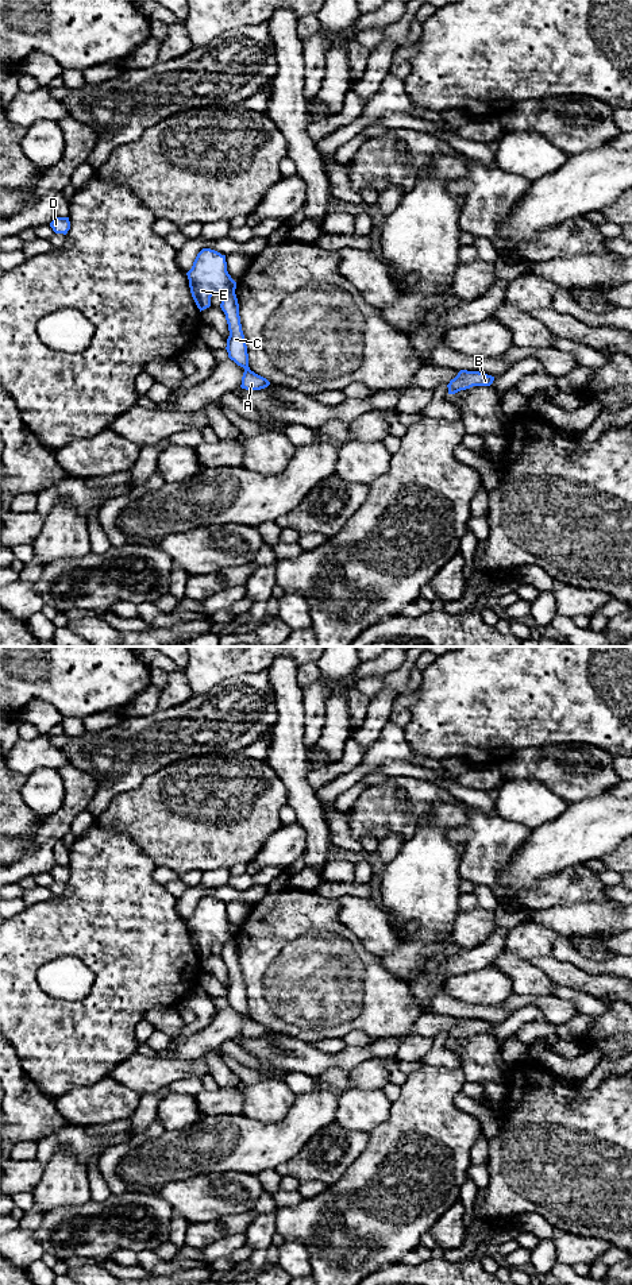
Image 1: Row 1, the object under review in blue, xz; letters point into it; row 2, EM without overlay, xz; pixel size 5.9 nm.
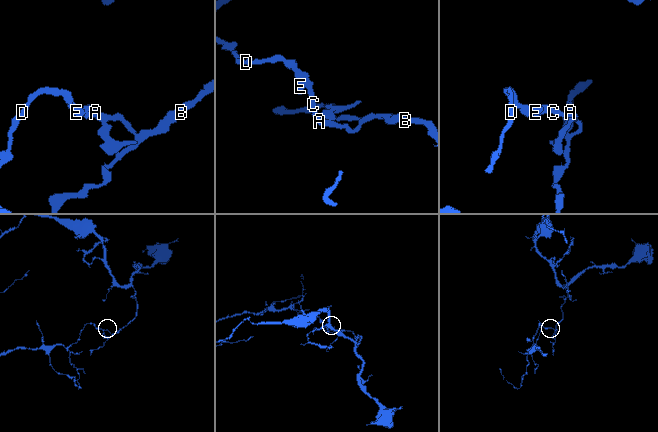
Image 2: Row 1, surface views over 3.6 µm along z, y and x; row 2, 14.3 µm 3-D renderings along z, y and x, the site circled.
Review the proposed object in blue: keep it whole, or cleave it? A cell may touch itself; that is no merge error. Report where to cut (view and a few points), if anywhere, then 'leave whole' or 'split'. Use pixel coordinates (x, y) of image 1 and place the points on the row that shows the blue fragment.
xz (234, 292), (222, 296) | split

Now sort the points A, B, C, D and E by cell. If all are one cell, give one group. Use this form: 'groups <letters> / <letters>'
groups A B C / D E

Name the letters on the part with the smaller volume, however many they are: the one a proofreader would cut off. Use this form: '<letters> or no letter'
D, E

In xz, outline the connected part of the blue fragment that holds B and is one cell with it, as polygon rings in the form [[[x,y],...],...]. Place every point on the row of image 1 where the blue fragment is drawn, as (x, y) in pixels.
[[[460,370],[458,375],[447,385],[448,394],[455,394],[473,386],[490,386],[493,381],[494,377],[492,375],[479,371]]]

